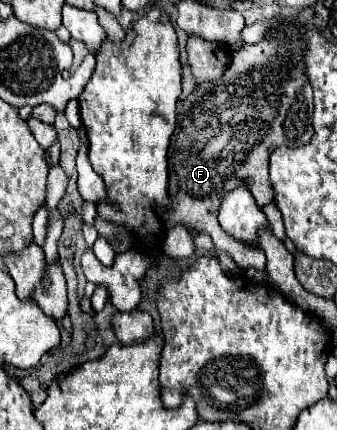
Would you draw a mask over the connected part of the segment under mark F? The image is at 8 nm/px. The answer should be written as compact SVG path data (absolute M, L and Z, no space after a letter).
M285 23L279 31L271 31L265 41L257 45L245 45L243 49L233 53L231 67L217 83L199 85L185 101L177 117L177 127L171 137L169 147L169 197L173 207L165 211L165 227L173 229L175 225L185 225L197 233L207 233L215 247L231 255L241 268L266 268L265 254L261 249L245 245L225 233L217 223L217 211L223 195L237 187L249 187L259 207L273 201L273 191L267 175L269 165L269 149L277 149L281 145L301 147L313 137L313 91L303 73L303 47L299 33L299 25Z

